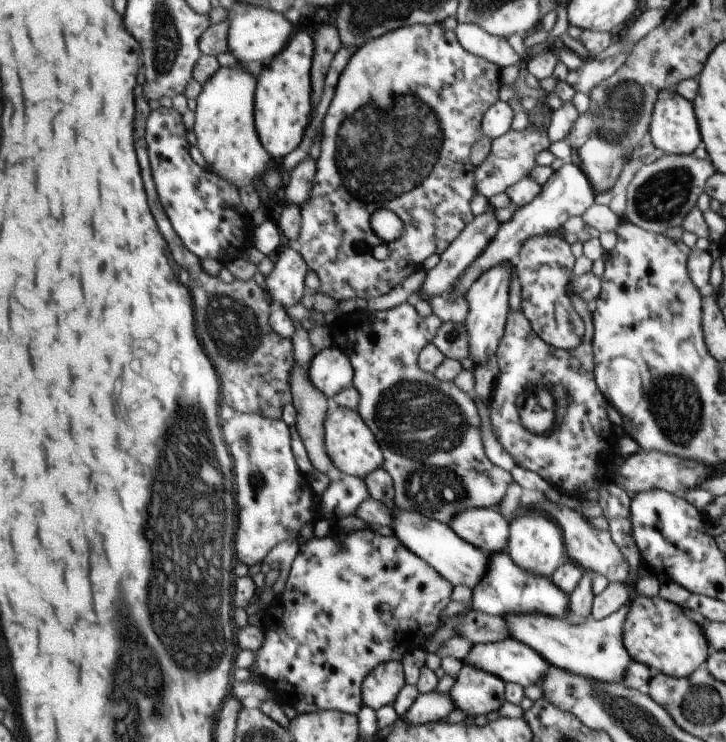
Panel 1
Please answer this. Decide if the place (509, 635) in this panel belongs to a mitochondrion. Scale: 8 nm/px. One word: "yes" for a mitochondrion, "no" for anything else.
no

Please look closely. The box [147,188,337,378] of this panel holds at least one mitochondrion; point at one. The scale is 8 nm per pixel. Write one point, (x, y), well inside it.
(232, 326)

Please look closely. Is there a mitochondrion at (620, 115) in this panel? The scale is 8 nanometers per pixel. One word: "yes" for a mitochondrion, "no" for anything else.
yes

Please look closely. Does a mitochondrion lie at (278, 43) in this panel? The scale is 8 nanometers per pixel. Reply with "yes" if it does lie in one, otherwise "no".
no

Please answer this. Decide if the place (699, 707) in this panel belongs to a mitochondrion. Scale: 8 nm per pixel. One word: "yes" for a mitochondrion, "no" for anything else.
yes

